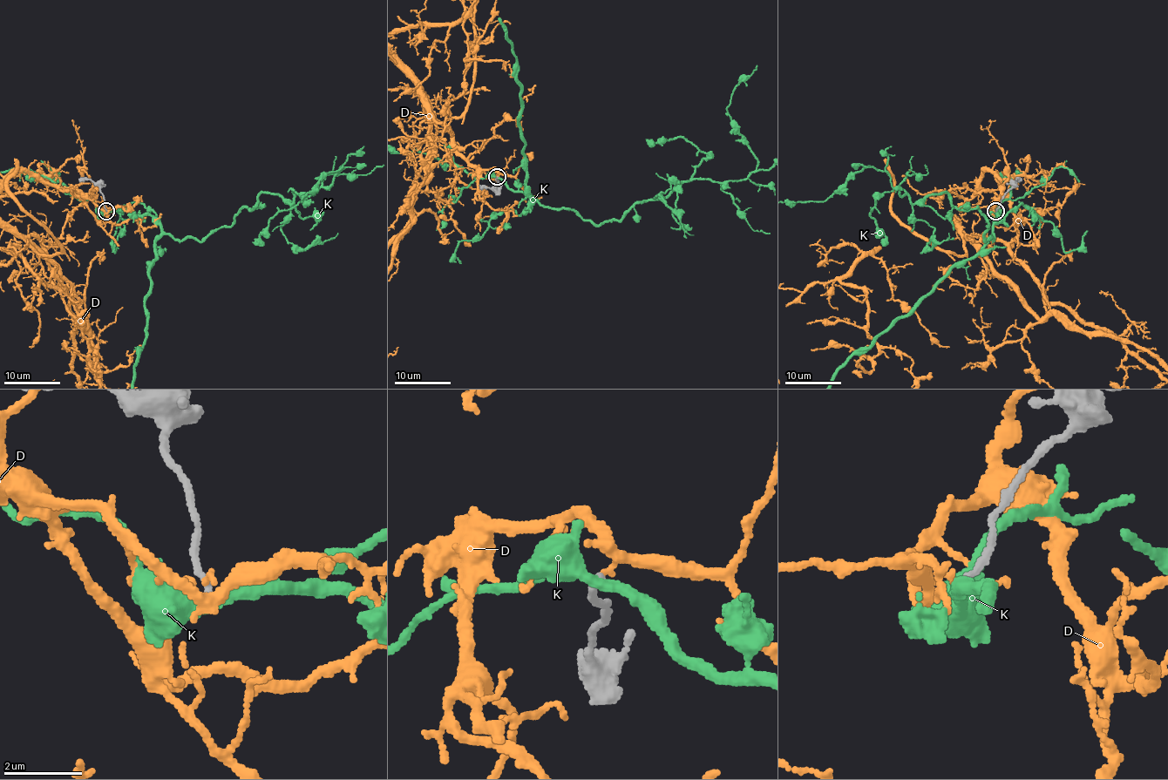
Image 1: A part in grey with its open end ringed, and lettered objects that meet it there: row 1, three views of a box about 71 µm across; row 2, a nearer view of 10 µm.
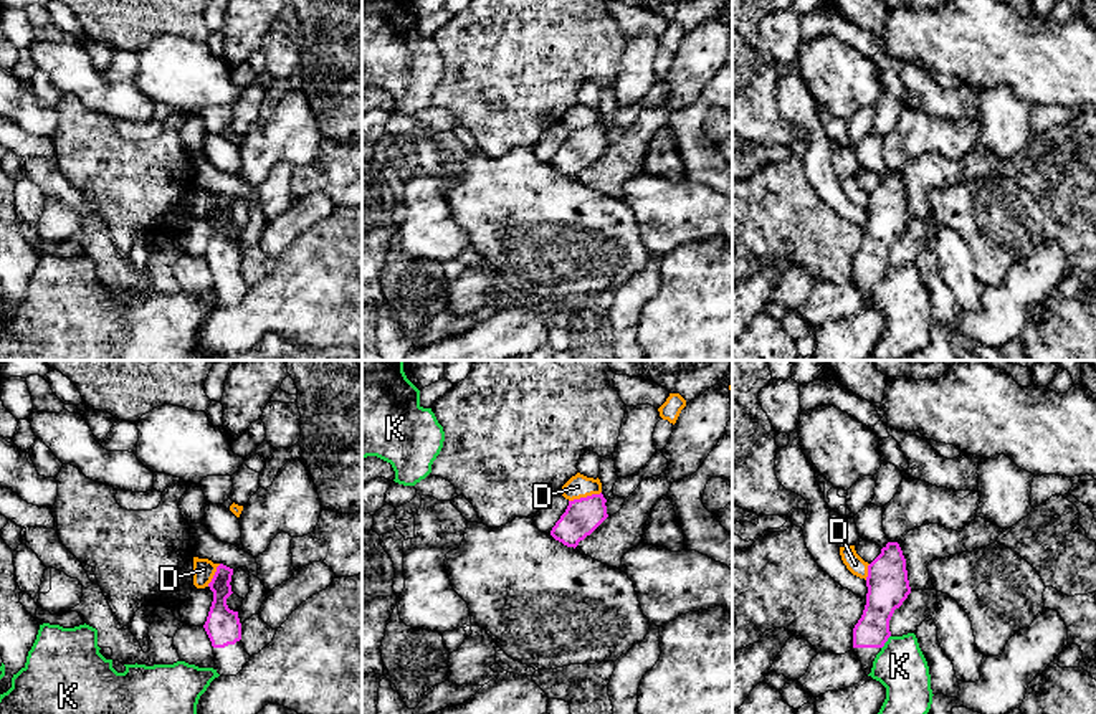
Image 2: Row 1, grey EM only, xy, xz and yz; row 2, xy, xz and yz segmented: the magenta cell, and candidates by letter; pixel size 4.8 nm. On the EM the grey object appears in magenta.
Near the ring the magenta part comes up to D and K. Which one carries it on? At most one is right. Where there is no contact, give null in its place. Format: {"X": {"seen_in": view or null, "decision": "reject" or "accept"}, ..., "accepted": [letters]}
{"D": {"seen_in": "xz", "decision": "reject"}, "K": {"seen_in": "yz", "decision": "reject"}, "accepted": []}

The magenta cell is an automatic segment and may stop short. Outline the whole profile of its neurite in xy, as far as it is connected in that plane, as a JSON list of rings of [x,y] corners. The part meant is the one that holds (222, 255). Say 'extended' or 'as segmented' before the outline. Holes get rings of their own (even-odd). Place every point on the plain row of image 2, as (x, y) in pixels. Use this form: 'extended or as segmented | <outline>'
extended | [[[220,193],[208,213],[213,221],[213,231],[203,255],[215,284],[215,299],[220,306],[236,306],[250,291],[250,284],[241,273],[241,253],[238,241],[226,235],[231,221],[233,198]]]

